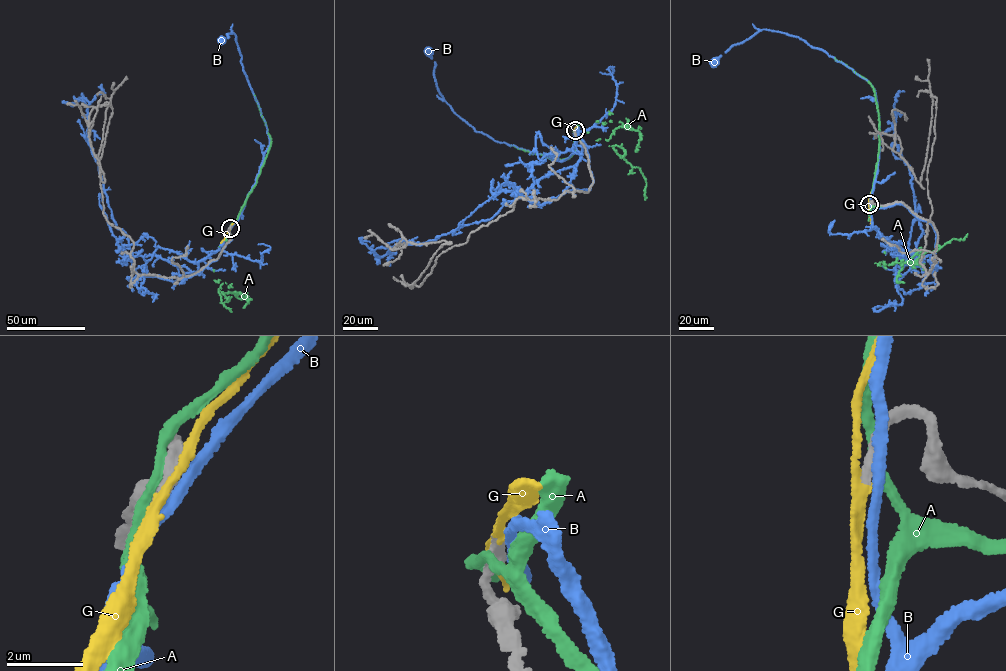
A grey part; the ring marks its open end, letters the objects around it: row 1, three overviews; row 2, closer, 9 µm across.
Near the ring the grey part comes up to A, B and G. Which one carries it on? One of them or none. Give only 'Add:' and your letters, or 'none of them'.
Add: G

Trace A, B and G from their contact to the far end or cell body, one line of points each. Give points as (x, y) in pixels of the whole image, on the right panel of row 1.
A: (870, 202), (879, 141), (874, 92), (867, 79), (834, 57)
B: (870, 203), (877, 169), (879, 130), (875, 93), (868, 81), (800, 38), (766, 29), (733, 45), (714, 61)
G: (869, 203), (871, 224)

